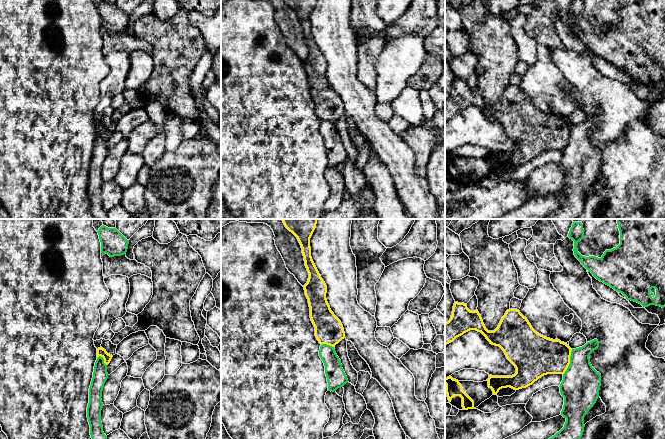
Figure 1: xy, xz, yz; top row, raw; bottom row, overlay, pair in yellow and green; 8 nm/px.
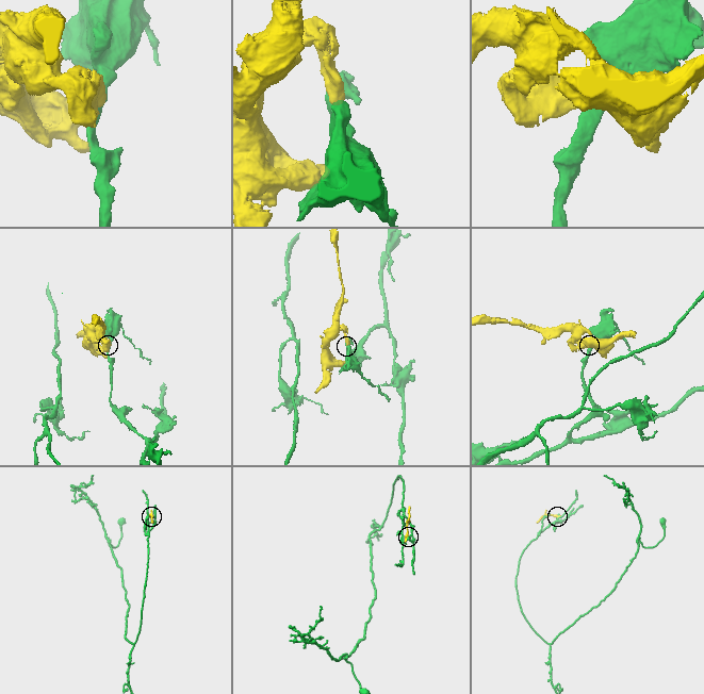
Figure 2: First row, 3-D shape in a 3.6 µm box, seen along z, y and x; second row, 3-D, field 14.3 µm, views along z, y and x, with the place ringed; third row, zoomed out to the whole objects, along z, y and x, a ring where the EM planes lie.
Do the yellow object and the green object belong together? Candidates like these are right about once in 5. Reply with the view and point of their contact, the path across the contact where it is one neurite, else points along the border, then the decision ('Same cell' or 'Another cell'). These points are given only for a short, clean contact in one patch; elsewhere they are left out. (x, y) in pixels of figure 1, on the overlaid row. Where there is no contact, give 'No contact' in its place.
Touches yellow at yz (569, 362). Boundary: yz (572, 349), (570, 363), (563, 374). Another cell

